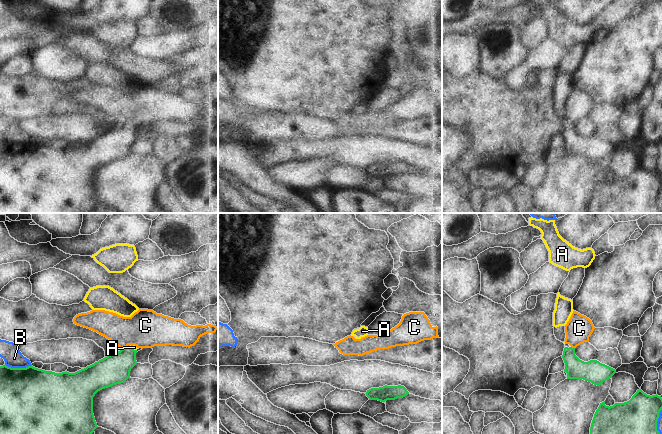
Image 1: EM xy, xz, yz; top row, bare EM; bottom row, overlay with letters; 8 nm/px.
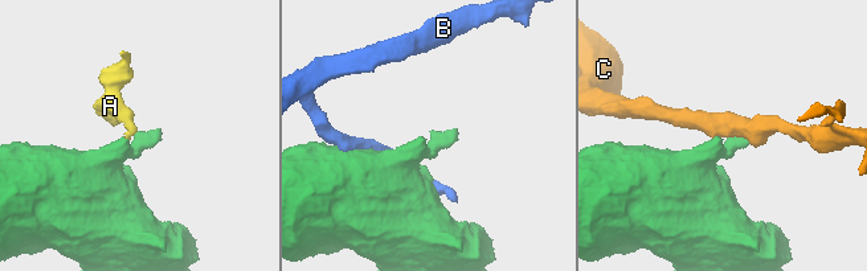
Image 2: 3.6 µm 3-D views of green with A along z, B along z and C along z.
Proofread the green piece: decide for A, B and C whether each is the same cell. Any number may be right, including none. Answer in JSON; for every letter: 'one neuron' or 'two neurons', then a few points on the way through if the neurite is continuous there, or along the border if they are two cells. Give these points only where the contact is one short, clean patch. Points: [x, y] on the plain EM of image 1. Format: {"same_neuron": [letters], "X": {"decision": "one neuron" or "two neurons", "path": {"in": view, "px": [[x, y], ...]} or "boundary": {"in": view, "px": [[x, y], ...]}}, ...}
{"same_neuron": ["A"], "A": {"decision": "one neuron"}, "B": {"decision": "two neurons"}, "C": {"decision": "two neurons"}}

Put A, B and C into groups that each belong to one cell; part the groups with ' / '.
A / B / C

